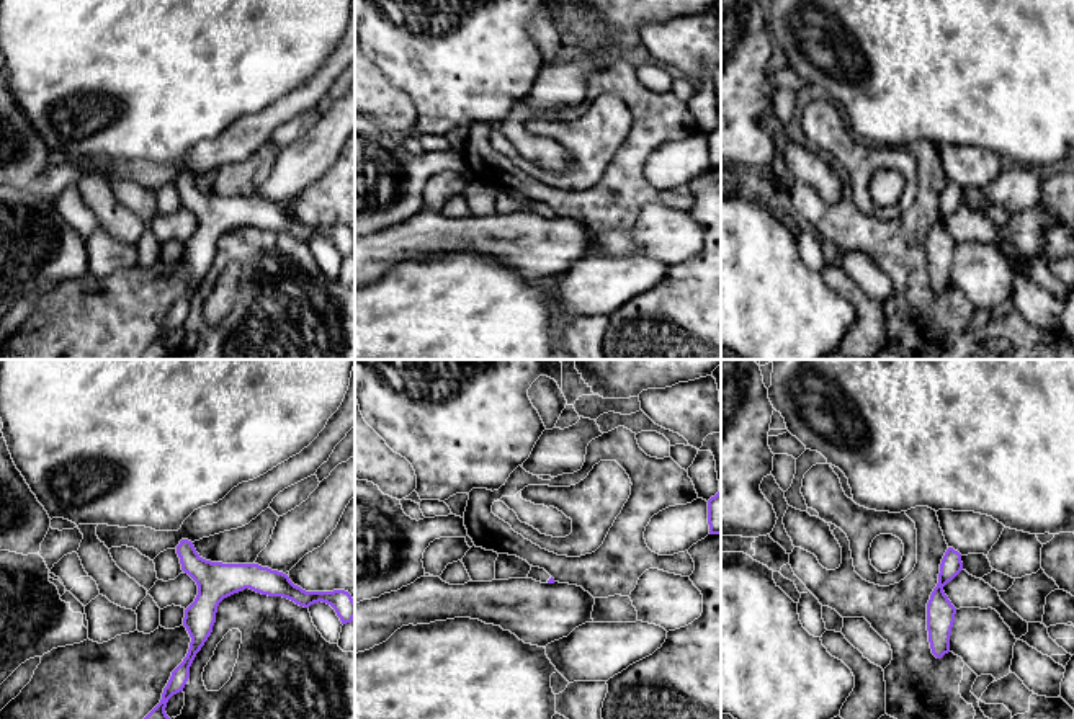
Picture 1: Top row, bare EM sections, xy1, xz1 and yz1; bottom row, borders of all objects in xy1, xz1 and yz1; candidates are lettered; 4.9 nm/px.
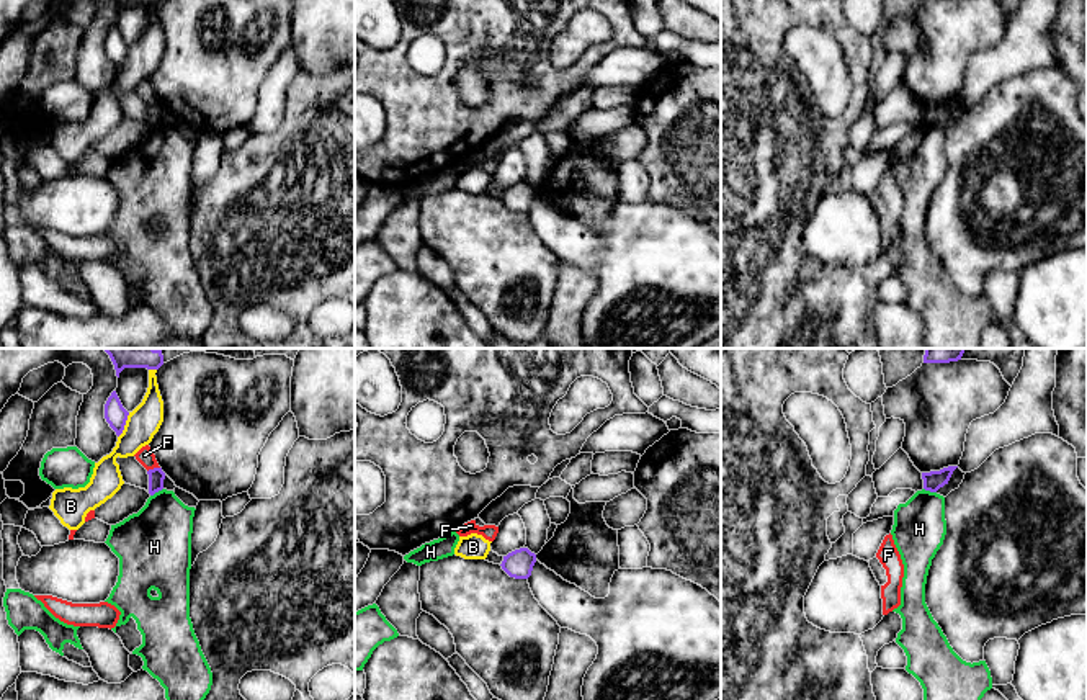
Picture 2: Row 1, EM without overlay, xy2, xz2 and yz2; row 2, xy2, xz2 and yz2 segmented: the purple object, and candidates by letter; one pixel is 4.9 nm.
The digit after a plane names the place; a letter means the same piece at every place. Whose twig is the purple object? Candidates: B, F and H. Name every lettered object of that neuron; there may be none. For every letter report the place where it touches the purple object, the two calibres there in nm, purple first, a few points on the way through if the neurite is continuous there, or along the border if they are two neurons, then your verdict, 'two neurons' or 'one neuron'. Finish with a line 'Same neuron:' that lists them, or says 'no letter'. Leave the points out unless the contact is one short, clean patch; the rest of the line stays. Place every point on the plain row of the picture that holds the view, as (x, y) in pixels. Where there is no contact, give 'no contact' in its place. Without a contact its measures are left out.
B: meets purple in xy2 at (125, 58); 110 nm thick on the purple side, 160 nm on the other; two neurons
F: meets purple in xy2 at (154, 102); 80 nm thick on the purple side, 80 nm on the other; border along xy2 (159, 100), (147, 105); two neurons
H: meets purple in xy2 at (156, 125); 80 nm thick on the purple side, 340 nm on the other; border along xy2 (162, 121), (151, 130); two neurons
Same neuron: no letter

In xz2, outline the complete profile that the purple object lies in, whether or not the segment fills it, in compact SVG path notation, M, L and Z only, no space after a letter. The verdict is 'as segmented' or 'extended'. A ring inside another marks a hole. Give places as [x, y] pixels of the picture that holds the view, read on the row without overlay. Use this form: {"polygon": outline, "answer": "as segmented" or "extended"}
{"polygon": "M520 182L503 190L502 203L515 213L528 213L531 209L536 188L528 182Z", "answer": "as segmented"}

